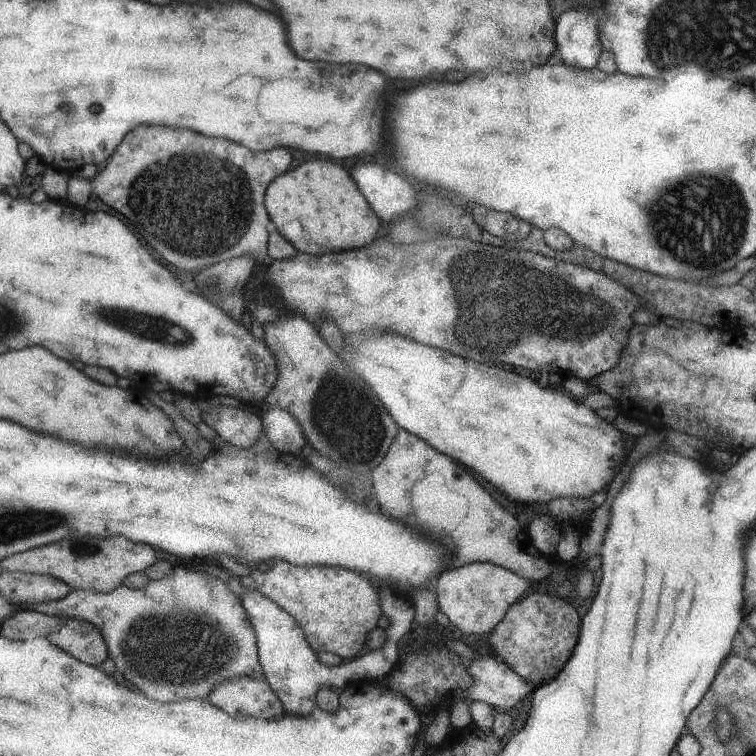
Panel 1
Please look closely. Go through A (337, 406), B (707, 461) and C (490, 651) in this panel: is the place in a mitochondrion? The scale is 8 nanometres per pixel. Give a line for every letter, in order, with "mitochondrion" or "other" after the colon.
A: mitochondrion
B: other
C: other

